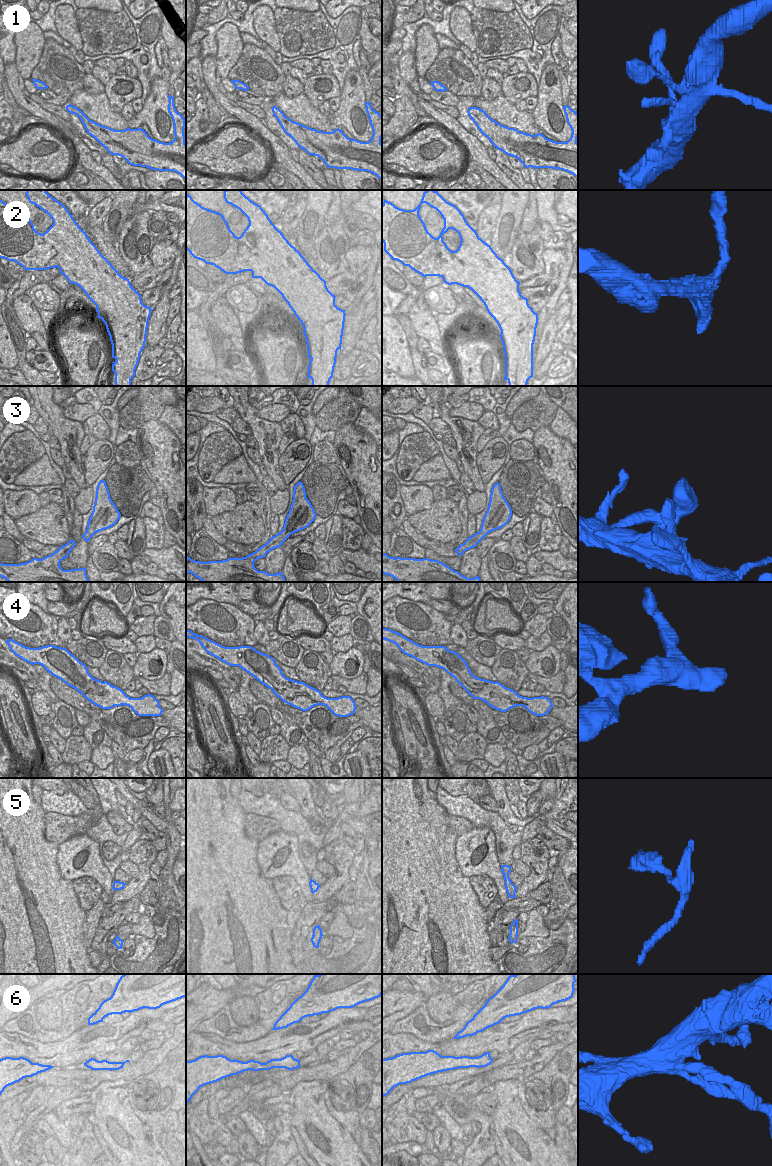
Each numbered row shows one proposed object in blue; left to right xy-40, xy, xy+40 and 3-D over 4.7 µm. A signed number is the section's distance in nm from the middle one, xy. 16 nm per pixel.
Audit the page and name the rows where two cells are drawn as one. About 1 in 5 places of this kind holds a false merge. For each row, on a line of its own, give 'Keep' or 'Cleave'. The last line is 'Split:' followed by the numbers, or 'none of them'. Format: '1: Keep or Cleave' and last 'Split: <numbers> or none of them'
1: Keep
2: Keep
3: Keep
4: Keep
5: Keep
6: Keep
Split: none of them.

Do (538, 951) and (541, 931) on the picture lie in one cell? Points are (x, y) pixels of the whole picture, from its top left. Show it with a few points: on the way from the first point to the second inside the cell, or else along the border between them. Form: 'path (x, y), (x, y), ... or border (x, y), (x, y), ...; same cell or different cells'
border (549, 930), (549, 934), (545, 937), (529, 937); different cells

